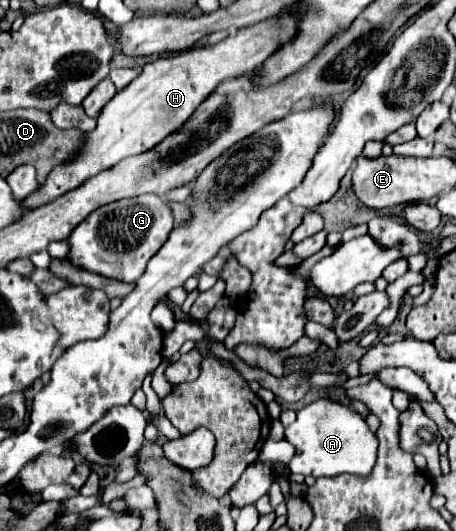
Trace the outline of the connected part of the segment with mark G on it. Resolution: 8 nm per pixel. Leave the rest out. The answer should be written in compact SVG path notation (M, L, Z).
M139 195L95 209L67 237L67 261L89 273L133 283L145 273L147 261L163 247L173 229L173 215L159 195Z

